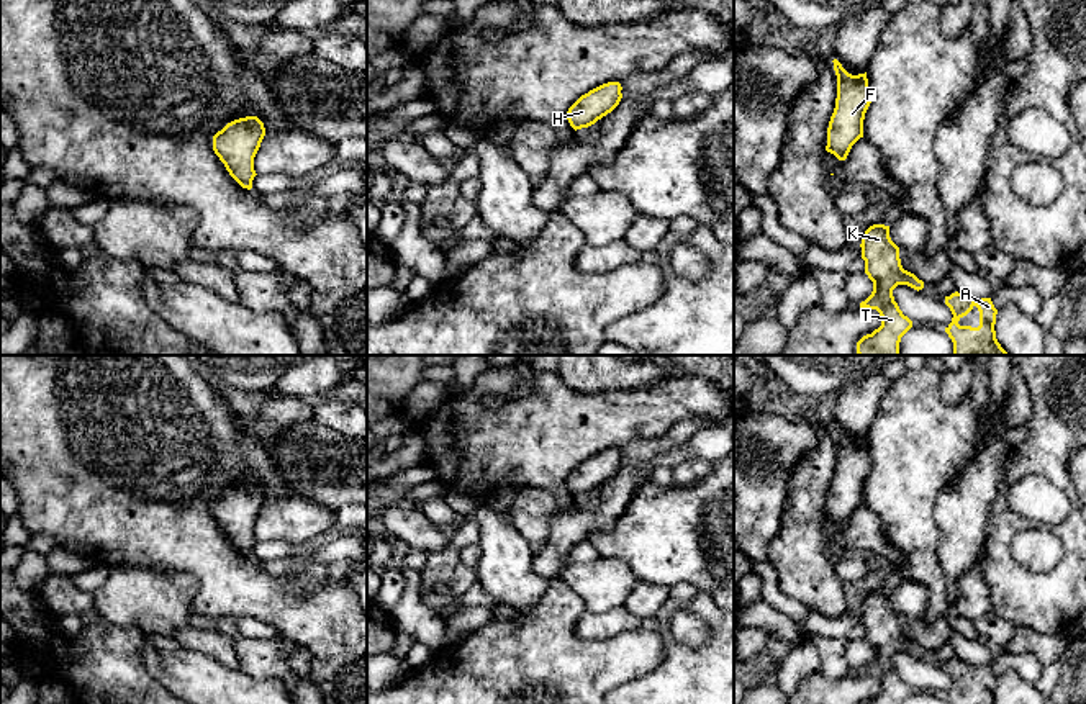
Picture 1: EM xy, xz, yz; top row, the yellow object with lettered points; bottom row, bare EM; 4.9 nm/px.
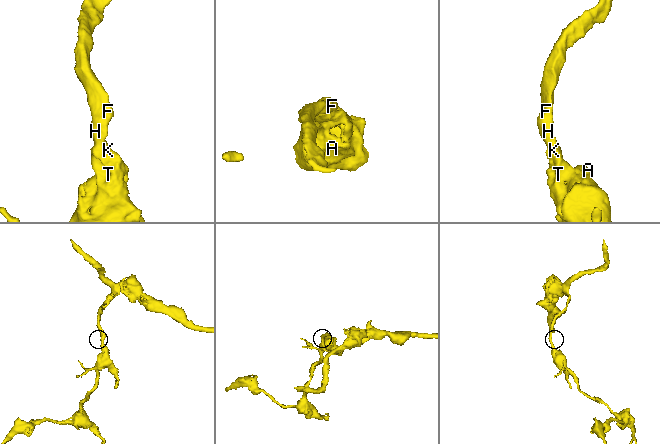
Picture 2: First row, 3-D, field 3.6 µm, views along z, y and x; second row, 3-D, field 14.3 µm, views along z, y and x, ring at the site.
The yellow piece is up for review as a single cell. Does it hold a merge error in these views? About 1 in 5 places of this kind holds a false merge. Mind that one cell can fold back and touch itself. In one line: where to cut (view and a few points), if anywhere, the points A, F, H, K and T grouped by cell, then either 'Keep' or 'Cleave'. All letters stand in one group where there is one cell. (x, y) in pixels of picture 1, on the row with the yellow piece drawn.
No split. Groups: A F H K T. Keep

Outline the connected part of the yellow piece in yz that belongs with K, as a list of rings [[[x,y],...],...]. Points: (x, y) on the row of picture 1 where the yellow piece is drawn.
[[[873,224],[862,237],[865,273],[873,282],[871,295],[860,308],[876,309],[881,326],[857,342],[858,355],[899,355],[901,337],[912,327],[894,301],[893,290],[907,285],[922,290],[924,282],[901,265],[899,247],[889,237],[889,226]]]

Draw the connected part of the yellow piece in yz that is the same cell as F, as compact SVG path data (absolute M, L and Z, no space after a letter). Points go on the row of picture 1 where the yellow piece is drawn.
M834 59L837 75L835 108L827 128L826 151L845 160L852 146L863 138L863 120L871 103L867 72L852 75Z

